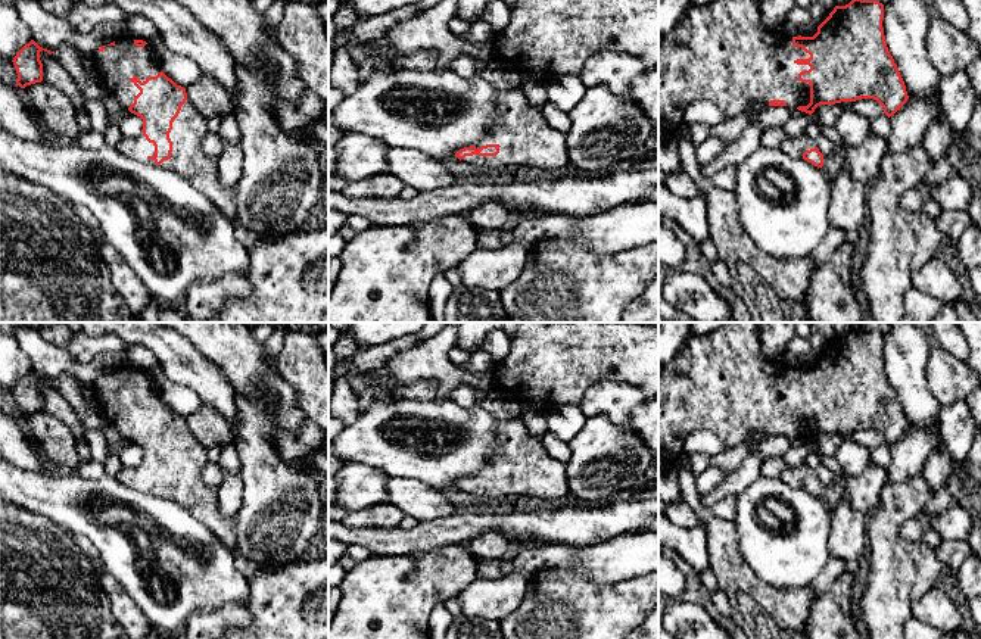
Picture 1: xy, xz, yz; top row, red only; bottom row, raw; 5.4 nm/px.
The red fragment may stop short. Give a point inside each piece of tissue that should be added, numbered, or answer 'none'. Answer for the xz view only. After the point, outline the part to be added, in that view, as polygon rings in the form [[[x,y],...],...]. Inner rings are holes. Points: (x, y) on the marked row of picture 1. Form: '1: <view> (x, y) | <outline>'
1: xz (525, 136) | [[[521,90],[499,91],[496,99],[499,121],[476,149],[499,144],[496,156],[465,156],[461,159],[482,168],[527,165],[552,169],[569,163],[566,134],[555,130],[524,97]]]

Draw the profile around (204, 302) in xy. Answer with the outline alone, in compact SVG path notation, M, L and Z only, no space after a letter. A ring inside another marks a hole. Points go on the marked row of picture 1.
M224 275L215 283L194 284L186 294L189 322L217 322L225 302L231 297L246 297L252 286L245 275Z

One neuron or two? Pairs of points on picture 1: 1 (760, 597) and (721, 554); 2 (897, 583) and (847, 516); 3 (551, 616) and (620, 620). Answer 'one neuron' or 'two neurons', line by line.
1: one neuron
2: two neurons
3: one neuron

